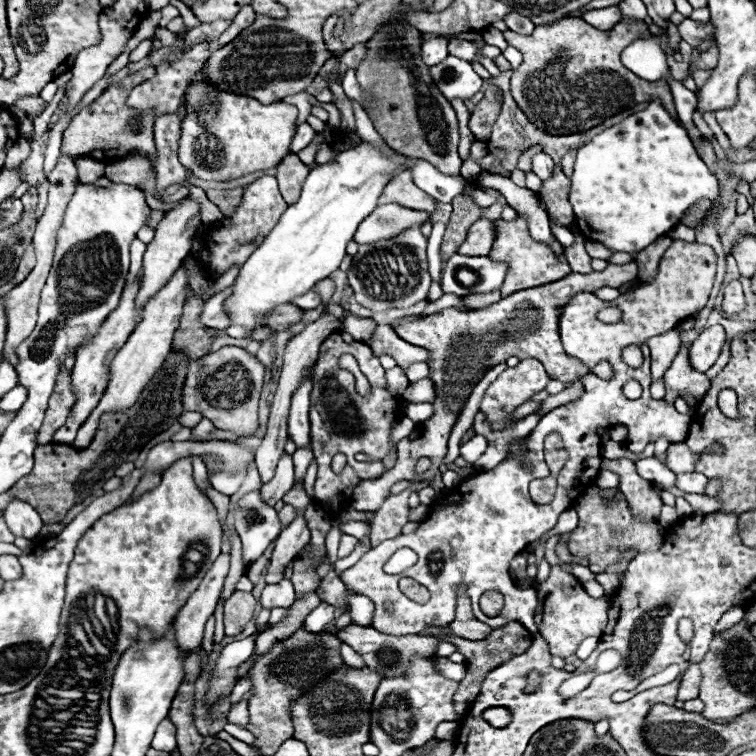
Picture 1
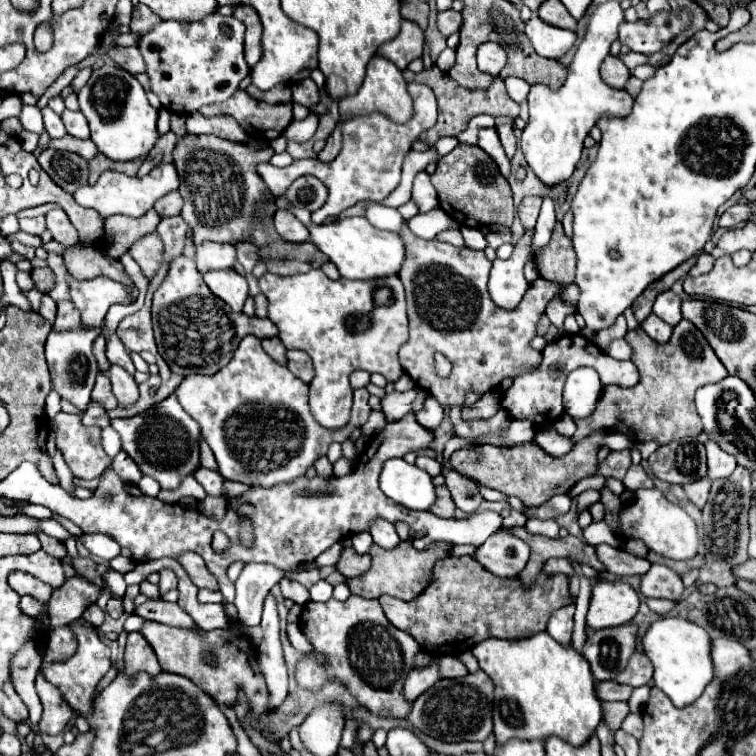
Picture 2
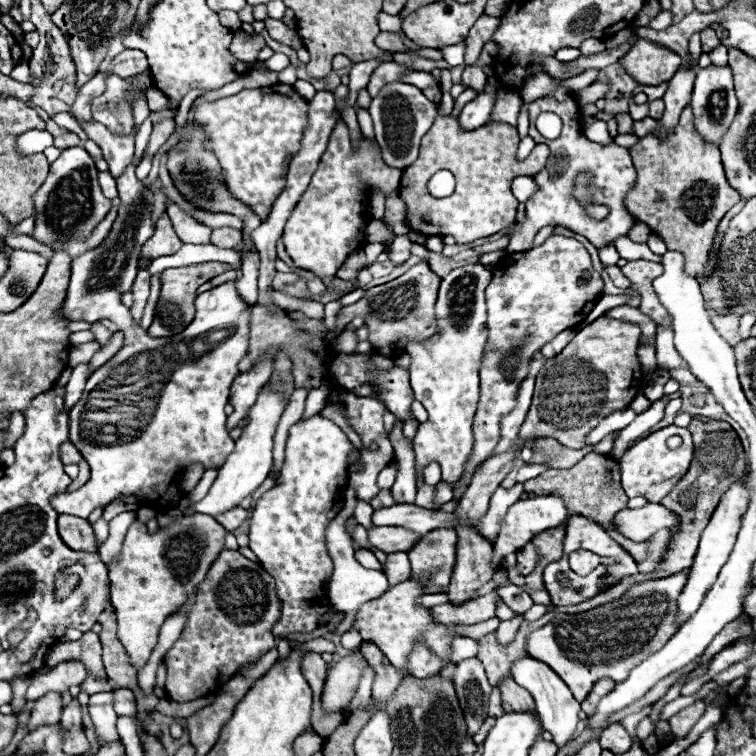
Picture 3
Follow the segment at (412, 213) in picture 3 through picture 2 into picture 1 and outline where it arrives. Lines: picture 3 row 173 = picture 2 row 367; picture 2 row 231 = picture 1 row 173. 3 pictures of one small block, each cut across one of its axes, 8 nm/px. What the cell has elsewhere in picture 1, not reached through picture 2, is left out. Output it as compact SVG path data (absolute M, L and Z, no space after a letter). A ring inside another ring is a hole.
M404 170L386 184L378 204L390 204L390 202L412 210L434 212L434 198L430 198L412 182L412 174L408 170Z

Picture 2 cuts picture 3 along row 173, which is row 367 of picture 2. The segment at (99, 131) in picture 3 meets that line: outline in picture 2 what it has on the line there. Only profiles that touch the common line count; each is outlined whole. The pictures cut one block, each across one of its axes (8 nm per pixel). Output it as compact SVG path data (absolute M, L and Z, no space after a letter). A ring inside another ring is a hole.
M110 366L108 370L110 382L112 382L112 390L118 398L120 406L130 406L138 400L138 384L134 382L134 378L120 366Z

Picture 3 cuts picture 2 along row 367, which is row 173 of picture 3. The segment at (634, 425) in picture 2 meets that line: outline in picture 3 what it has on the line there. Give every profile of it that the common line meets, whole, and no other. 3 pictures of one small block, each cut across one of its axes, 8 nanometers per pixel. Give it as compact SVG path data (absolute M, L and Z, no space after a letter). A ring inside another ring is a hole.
M686 106L674 132L662 140L649 134L632 150L636 182L626 194L626 208L638 220L646 222L666 242L668 250L678 250L686 258L686 272L704 276L720 218L740 202L740 194L726 182L720 162L720 150L700 140L692 124L692 108Z

